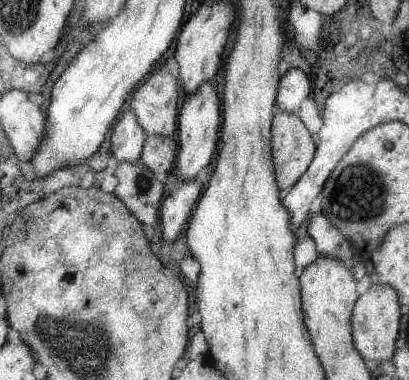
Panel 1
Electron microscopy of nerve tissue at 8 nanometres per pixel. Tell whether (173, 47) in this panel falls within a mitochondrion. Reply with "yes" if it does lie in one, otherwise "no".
no

